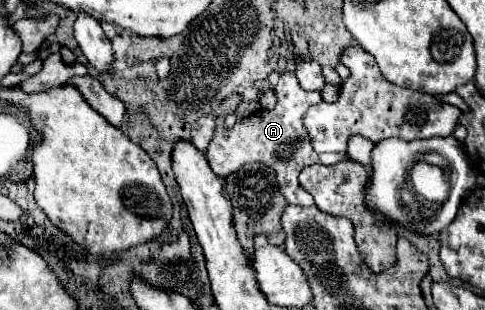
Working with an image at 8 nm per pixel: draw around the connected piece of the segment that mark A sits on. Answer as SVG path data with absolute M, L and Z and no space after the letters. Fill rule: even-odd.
M286 72L280 76L280 80L276 84L276 96L278 96L278 102L276 102L274 110L260 110L258 114L252 114L252 116L236 122L232 128L226 128L224 116L218 116L216 132L208 144L206 158L210 162L210 168L222 178L240 170L244 164L260 162L276 172L278 188L284 194L288 204L308 208L308 206L314 206L314 200L298 184L300 170L310 164L338 164L340 160L346 160L348 154L338 154L338 152L318 154L312 148L312 144L308 144L308 132L304 132L302 118L310 106L324 102L320 92L308 92L308 90L300 88L296 76L292 72Z

